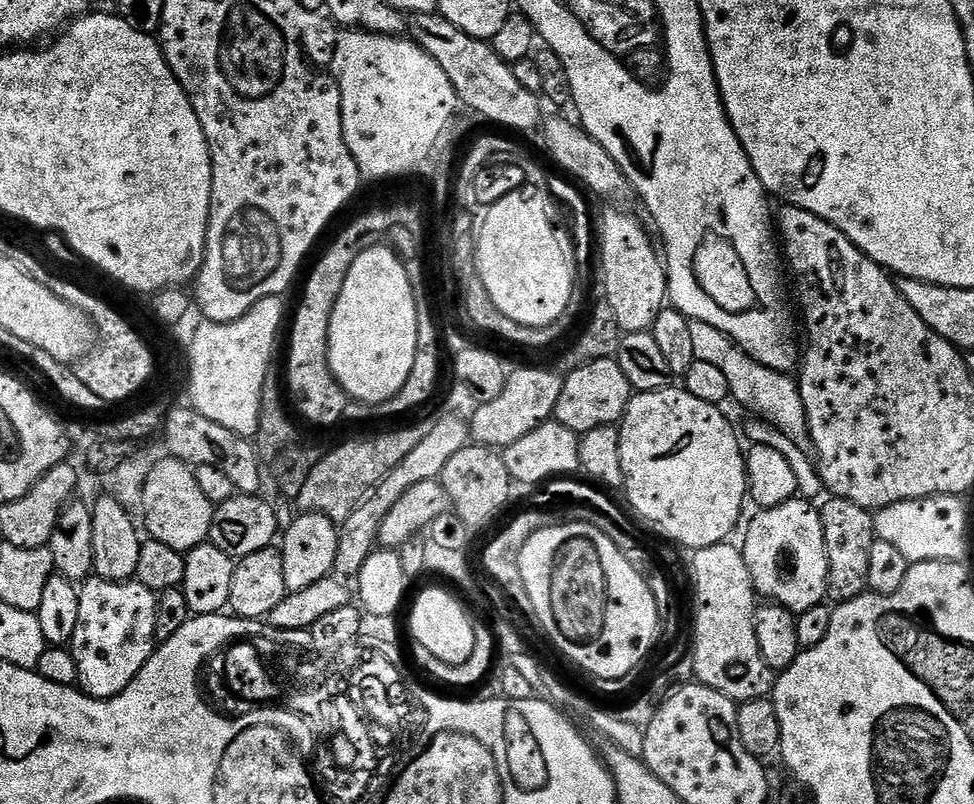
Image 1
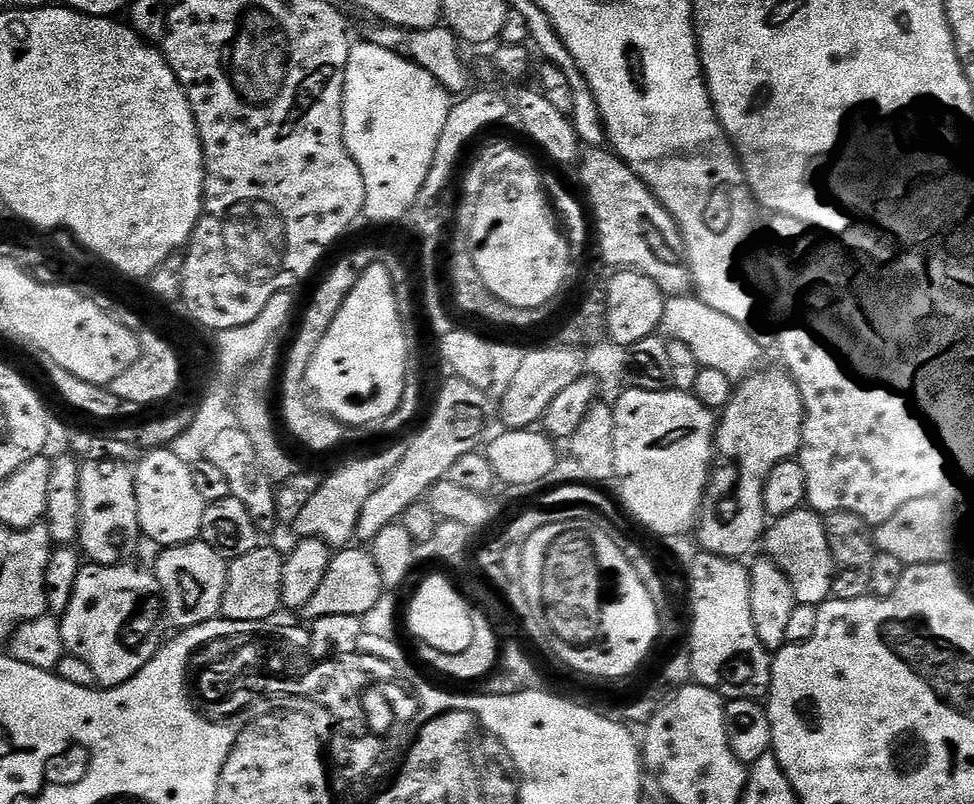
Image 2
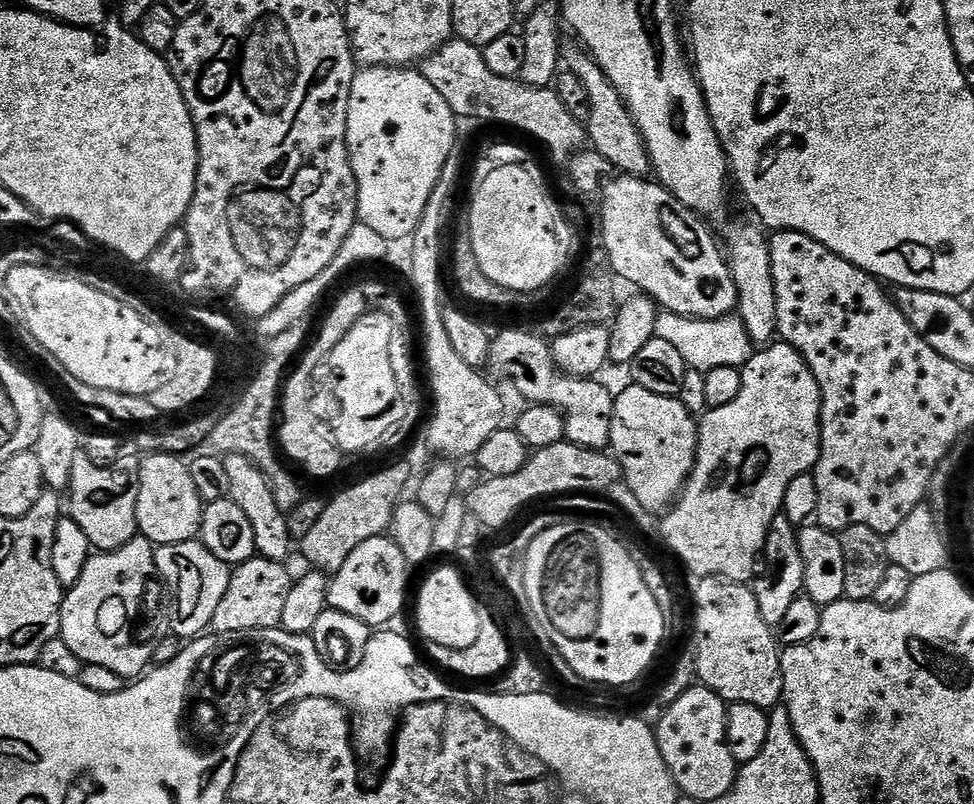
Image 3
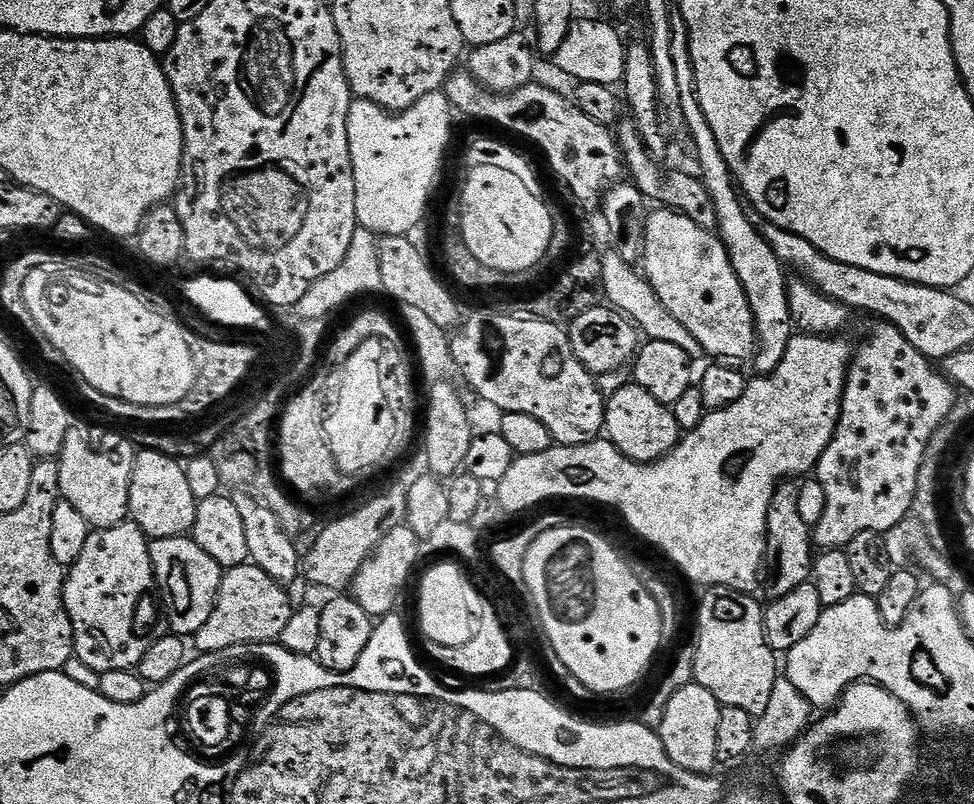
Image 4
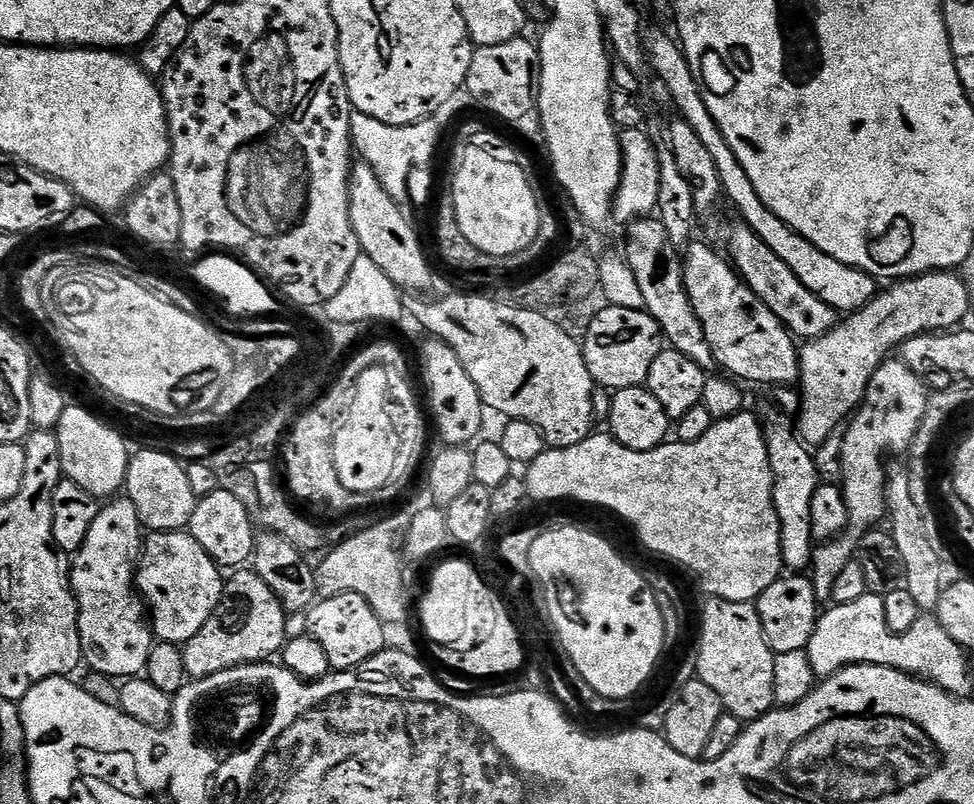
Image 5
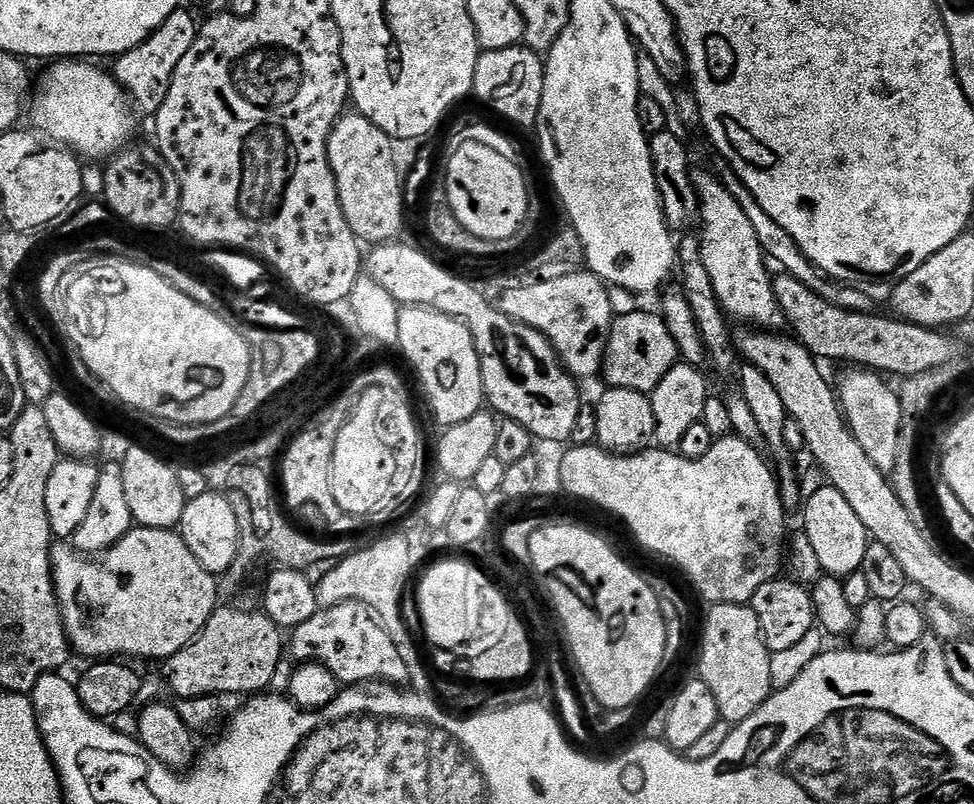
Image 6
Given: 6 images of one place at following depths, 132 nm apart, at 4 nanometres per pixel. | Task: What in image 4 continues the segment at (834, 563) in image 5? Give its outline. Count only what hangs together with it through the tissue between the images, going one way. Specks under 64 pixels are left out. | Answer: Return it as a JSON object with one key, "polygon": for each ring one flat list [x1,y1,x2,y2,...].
{"polygon":[[887,322,877,324,877,328,872,332,872,337,861,348,857,347,855,349,852,362,848,365,848,381,844,384,842,410,838,418,836,433,830,442,830,446,826,446,822,458,816,463,814,469,815,479,820,481,822,490,826,490,826,510,822,513,822,522,818,522,812,528,812,543,817,549,823,551,847,546,850,542,854,542,854,538,858,538,858,534,866,534,867,532,883,534,889,532,891,528,898,526,898,522,902,522,910,515,913,511,916,487,918,486,918,474,922,467,924,455,927,452,927,444,930,442,930,438,934,438,938,426,942,426,944,419,952,413,952,409,955,408,958,399,956,385,944,375,943,371,932,360,916,350,895,325]]}

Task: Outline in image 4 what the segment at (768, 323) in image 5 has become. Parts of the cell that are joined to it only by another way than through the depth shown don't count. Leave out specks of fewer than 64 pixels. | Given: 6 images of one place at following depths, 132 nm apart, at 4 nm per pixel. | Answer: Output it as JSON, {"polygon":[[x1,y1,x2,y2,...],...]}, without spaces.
{"polygon":[[657,207,649,211,644,227,643,260,642,275,661,300,662,306,666,306,670,314,690,330,690,334,698,340,708,356,710,354,712,358,719,358,724,362,748,362,753,359,757,351,754,314,751,313,746,291,739,282,734,266,731,265,731,258,728,257,724,243,715,231,704,229,680,211,673,211,669,207]]}

